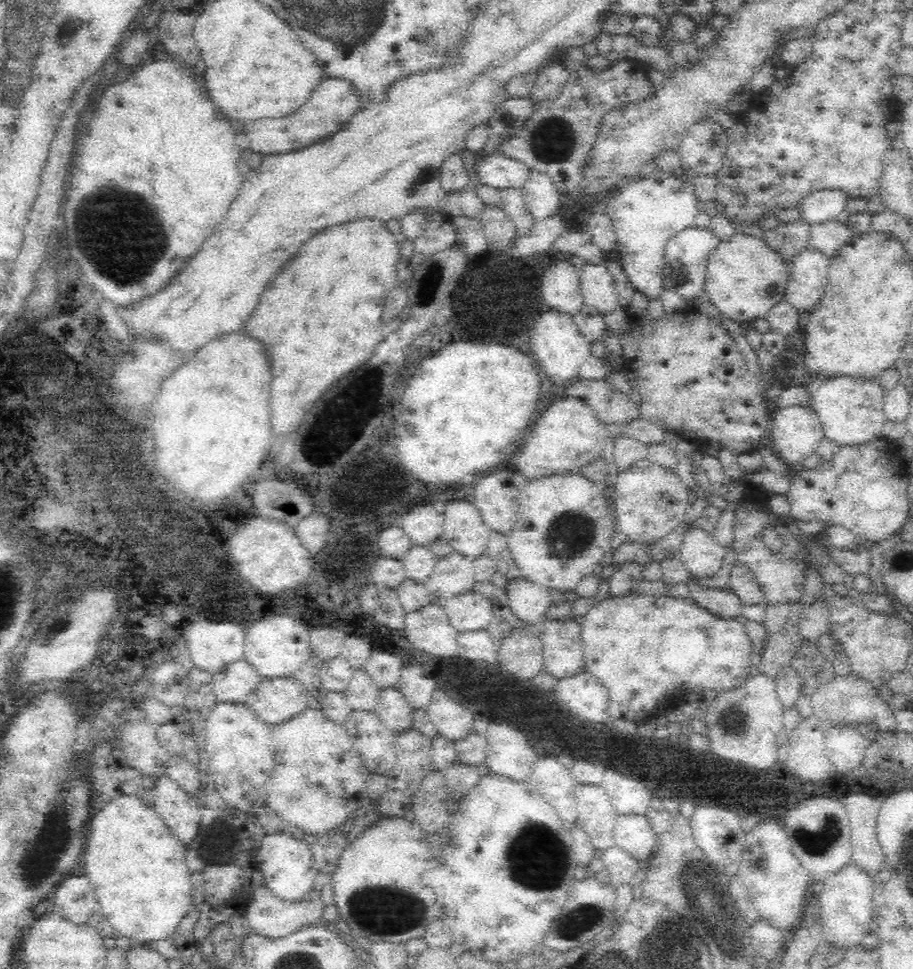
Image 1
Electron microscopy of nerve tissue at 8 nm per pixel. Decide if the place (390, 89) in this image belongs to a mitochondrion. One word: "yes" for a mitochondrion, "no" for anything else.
no

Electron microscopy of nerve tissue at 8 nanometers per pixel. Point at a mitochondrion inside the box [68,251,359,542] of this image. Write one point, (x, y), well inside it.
(335, 413)

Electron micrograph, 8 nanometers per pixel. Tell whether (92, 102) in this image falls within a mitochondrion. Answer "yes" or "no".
no

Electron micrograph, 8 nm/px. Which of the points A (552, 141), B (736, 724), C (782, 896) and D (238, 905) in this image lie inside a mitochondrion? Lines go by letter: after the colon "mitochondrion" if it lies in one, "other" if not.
A: mitochondrion
B: mitochondrion
C: other
D: other

